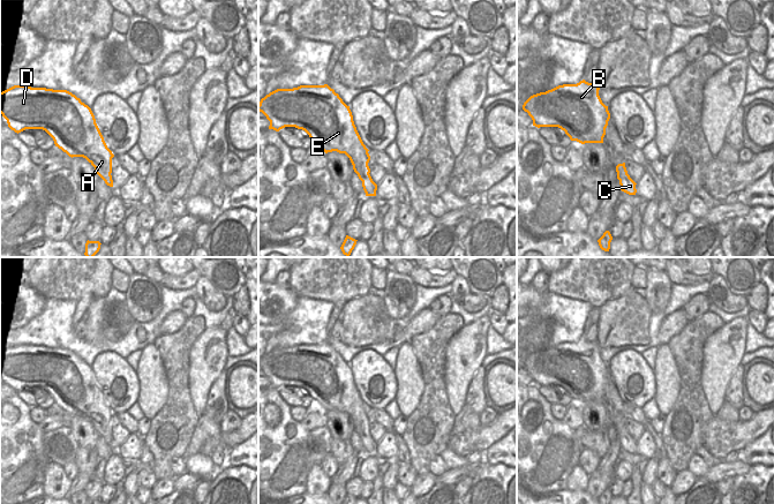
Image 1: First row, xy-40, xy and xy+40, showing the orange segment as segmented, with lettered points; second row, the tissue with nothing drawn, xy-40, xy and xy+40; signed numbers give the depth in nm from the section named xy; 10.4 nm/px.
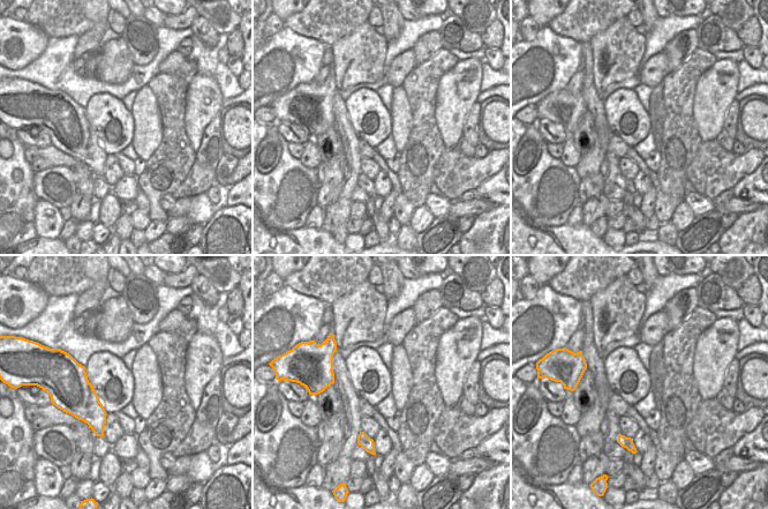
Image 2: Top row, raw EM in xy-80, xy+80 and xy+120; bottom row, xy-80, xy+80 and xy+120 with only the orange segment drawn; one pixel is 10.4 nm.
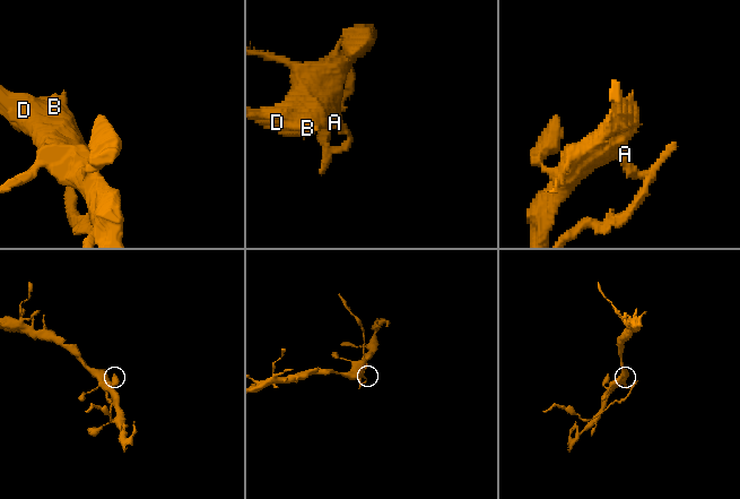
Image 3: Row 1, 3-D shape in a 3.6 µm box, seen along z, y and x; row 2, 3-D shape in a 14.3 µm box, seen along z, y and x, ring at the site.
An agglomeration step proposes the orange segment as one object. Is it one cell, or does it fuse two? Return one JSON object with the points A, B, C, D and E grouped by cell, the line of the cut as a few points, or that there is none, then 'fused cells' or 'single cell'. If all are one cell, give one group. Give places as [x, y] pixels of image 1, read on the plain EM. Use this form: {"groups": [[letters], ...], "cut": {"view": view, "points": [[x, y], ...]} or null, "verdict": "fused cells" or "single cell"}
{"groups": [["A", "B", "D", "E"], ["C"]], "cut": {"view": "xy+40", "points": [[626, 431], [622, 434], [620, 439]]}, "verdict": "fused cells"}

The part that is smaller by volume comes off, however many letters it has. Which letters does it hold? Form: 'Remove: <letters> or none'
Remove: C

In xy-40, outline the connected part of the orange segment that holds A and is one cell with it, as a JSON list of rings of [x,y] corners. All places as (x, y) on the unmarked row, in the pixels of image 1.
[[[14,344],[0,351],[0,371],[7,378],[8,385],[17,392],[25,388],[45,389],[53,397],[55,405],[72,416],[85,416],[103,438],[112,431],[114,413],[107,406],[91,367],[72,351]]]

